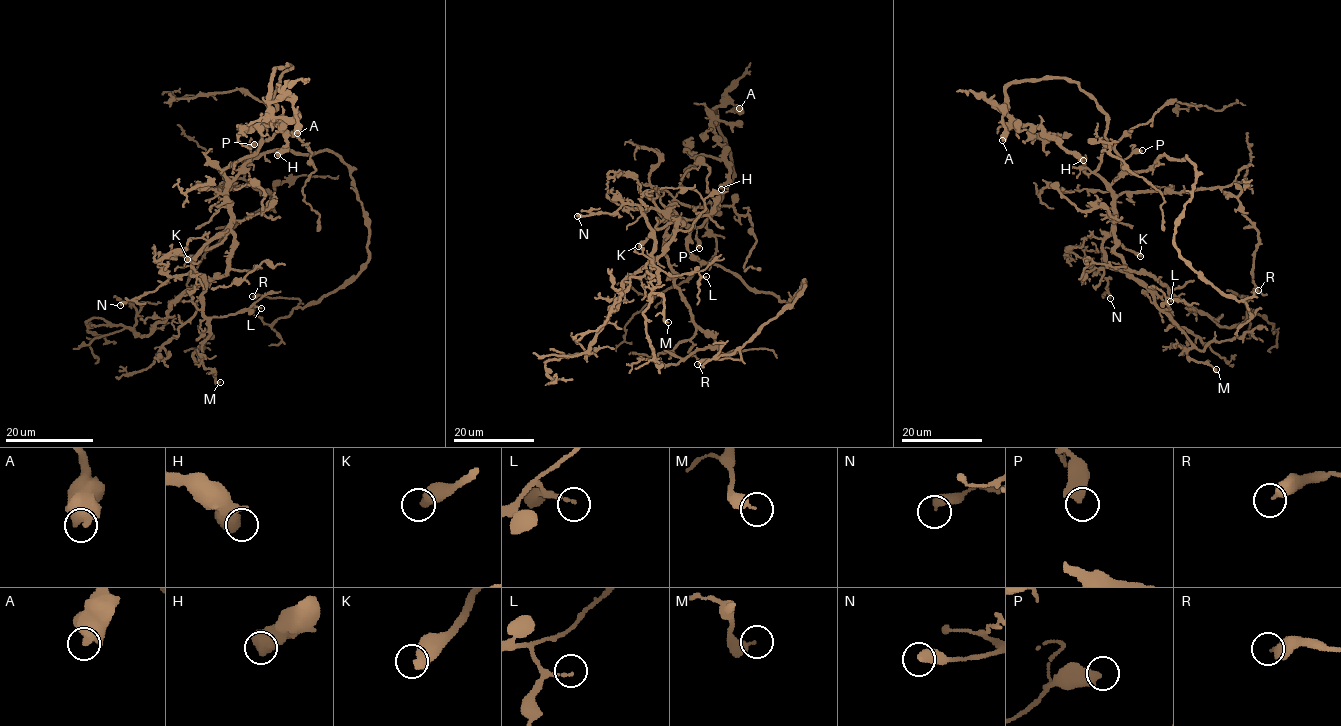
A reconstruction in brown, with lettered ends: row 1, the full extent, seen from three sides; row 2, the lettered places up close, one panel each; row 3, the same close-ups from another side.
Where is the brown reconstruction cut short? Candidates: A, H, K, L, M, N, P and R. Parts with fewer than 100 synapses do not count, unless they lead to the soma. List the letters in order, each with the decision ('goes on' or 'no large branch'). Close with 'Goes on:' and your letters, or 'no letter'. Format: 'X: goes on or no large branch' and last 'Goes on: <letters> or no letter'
A: no large branch
H: no large branch
K: goes on
L: no large branch
M: no large branch
N: no large branch
P: no large branch
R: no large branch
Goes on: K

